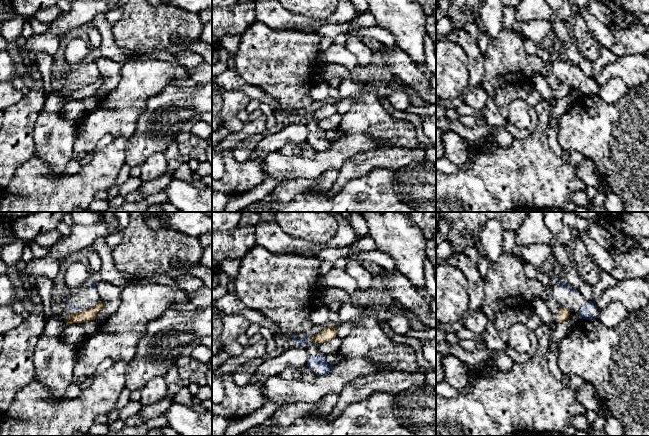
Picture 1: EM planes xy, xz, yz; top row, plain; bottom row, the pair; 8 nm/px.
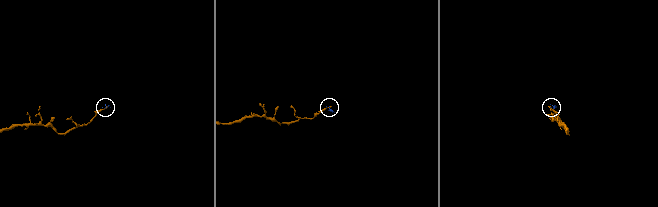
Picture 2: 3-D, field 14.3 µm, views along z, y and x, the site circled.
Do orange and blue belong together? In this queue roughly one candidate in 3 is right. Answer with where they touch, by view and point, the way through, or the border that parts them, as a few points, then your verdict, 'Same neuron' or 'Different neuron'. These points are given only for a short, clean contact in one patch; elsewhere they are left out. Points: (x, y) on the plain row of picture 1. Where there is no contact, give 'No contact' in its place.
Touches orange at xy (77, 87). Boundary: xy (81, 85), (74, 87). Different neuron

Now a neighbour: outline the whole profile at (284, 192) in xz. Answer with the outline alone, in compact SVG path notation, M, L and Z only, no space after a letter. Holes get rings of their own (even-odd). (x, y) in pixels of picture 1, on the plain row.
M339 169L325 171L315 178L301 178L284 181L269 194L268 202L258 201L238 212L269 212L273 204L286 204L296 195L311 191L317 195L326 194L339 176Z

